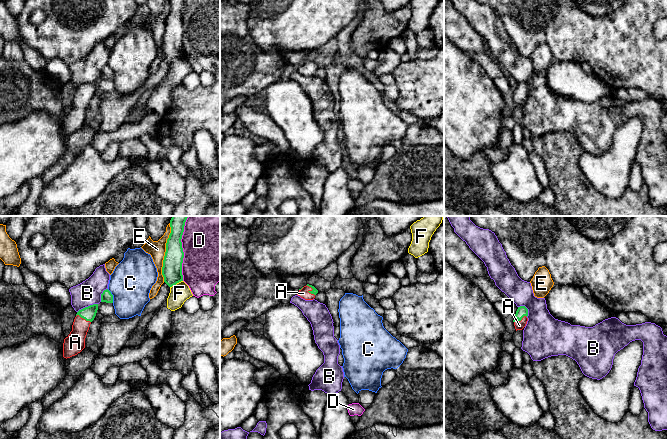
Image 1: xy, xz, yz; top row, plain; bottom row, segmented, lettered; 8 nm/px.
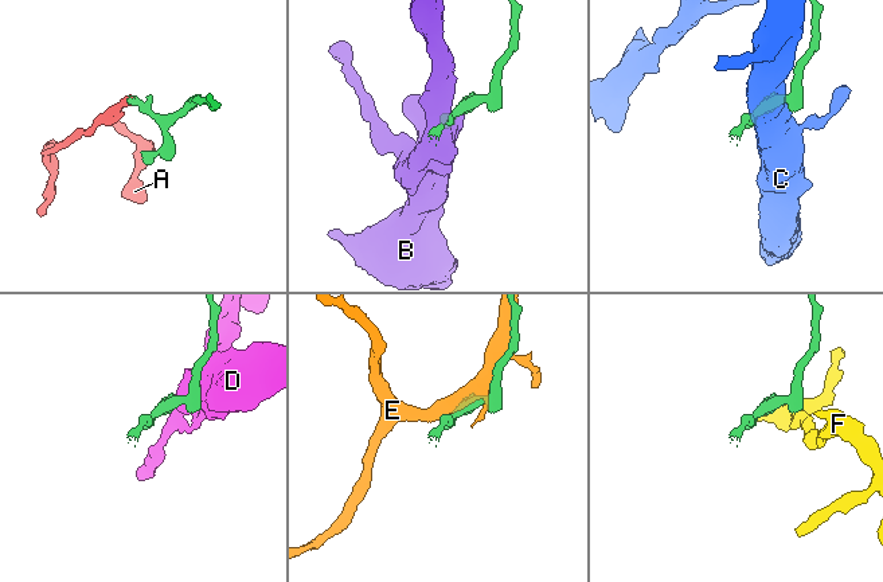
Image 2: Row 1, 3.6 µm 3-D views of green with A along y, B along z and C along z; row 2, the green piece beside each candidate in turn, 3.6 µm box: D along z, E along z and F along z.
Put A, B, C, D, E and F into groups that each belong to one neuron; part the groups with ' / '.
A / B / C / D / E / F

